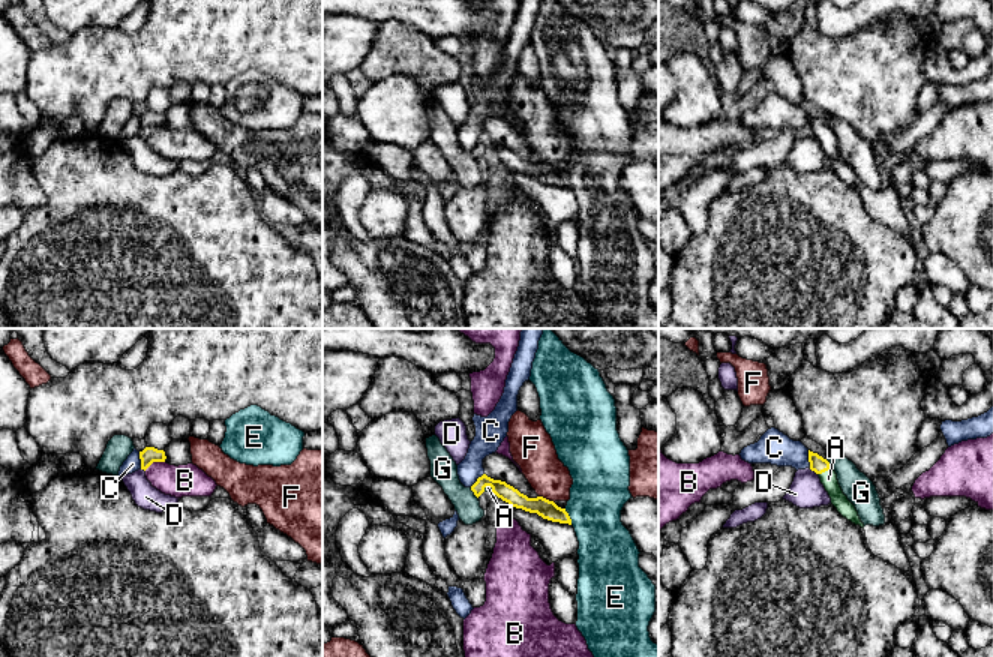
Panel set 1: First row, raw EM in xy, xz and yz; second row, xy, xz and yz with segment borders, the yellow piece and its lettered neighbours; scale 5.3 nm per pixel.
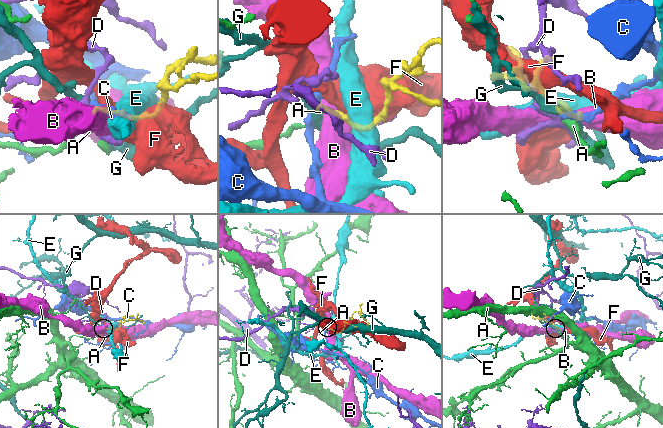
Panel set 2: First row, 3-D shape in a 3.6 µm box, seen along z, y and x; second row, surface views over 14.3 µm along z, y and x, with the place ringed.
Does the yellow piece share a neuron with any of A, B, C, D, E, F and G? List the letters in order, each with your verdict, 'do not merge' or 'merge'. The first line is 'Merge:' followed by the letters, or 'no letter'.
Merge: A
A: merge
B: do not merge
C: do not merge
D: do not merge
E: do not merge
F: do not merge
G: do not merge

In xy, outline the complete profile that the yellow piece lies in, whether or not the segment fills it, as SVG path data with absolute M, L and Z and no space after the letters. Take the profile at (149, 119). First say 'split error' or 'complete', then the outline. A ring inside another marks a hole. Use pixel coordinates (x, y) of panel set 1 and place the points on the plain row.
complete | M146 111L140 116L141 134L147 134L153 126L165 126L166 120L164 114L154 111Z

